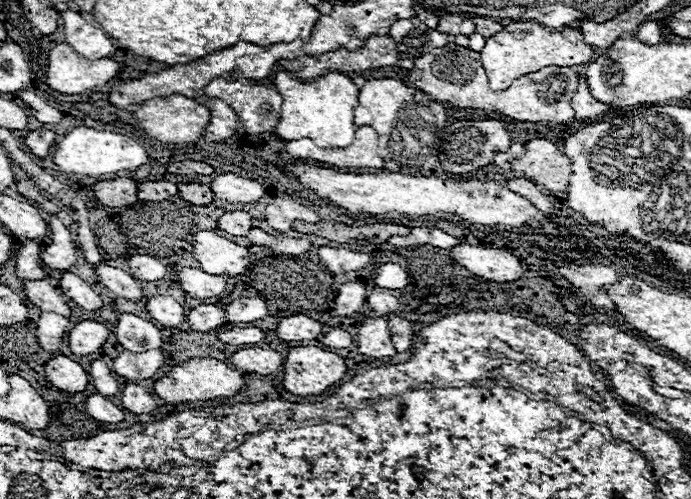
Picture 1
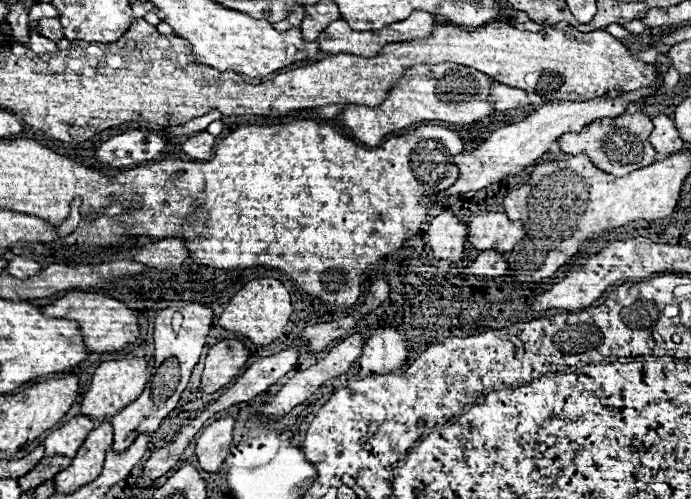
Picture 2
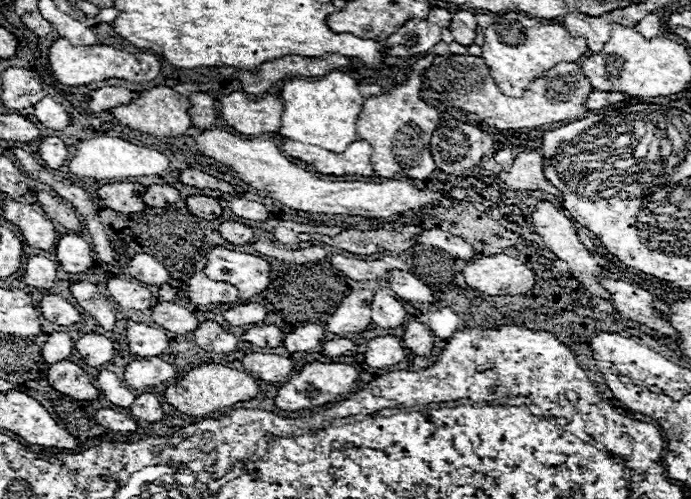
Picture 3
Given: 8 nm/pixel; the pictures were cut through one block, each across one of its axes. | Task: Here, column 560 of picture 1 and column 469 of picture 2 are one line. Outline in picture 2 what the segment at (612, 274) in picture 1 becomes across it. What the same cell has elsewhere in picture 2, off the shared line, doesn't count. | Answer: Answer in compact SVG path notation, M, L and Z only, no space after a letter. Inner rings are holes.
M488 250L488 252L480 252L480 256L472 262L472 266L464 268L464 276L474 274L474 276L486 276L486 278L496 278L496 276L504 276L508 270L508 264L504 260L502 254Z

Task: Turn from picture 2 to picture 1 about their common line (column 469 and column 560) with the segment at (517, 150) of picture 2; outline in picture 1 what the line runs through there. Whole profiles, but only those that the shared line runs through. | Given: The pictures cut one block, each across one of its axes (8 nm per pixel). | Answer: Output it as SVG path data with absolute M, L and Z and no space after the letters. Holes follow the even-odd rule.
M534 138L524 144L524 154L512 160L512 172L522 172L534 184L542 184L550 192L564 192L570 176L570 160L546 138Z

